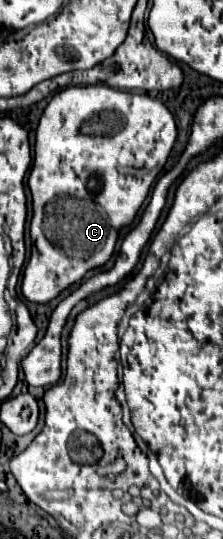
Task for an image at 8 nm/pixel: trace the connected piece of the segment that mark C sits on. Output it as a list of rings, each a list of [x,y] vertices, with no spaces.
[[[70,86],[52,96],[36,130],[34,166],[28,178],[34,210],[30,222],[34,246],[22,278],[22,294],[28,302],[46,304],[54,300],[64,288],[82,280],[88,270],[110,260],[118,230],[134,220],[154,178],[164,168],[174,140],[174,116],[162,102],[150,96],[110,86]]]

